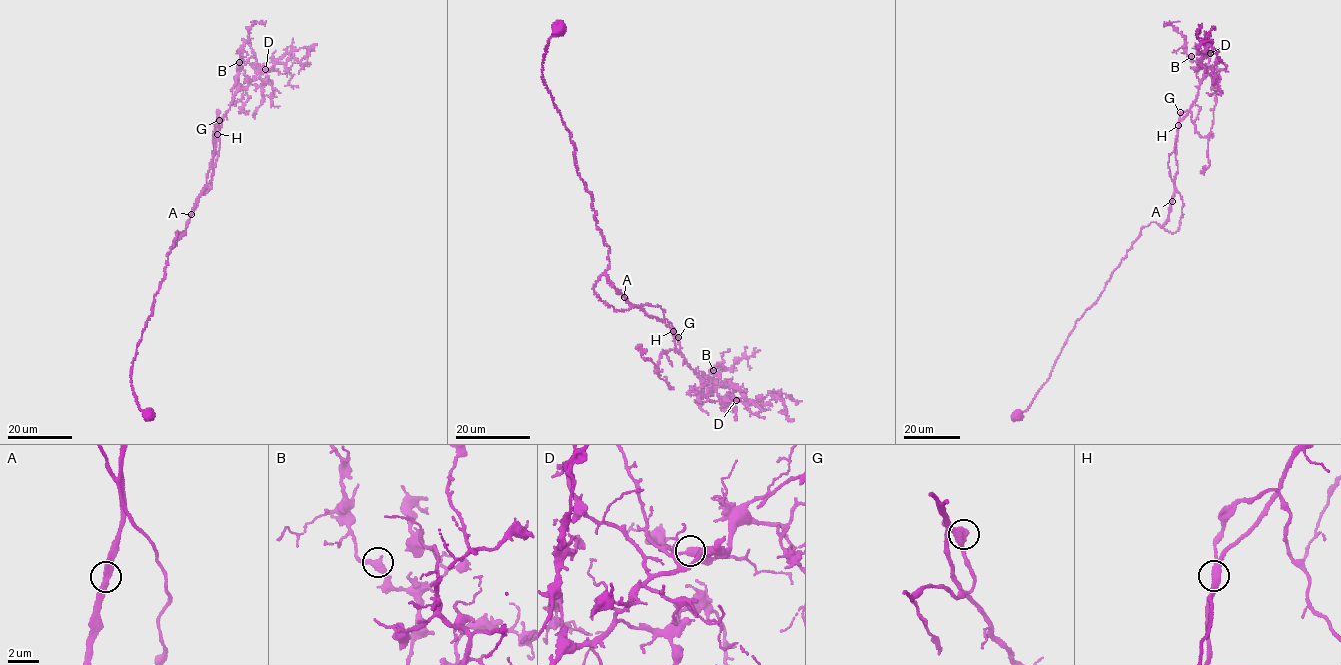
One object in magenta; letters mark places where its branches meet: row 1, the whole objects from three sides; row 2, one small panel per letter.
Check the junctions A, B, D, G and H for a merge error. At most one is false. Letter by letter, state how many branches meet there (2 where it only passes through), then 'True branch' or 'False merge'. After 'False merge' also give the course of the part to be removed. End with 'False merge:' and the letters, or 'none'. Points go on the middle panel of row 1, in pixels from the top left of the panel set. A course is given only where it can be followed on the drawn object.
A: Branches: 2. True branch
B: Branches: 2. True branch
D: Branches: 2. True branch
G: Branches: 2. True branch
H: Branches: 2. True branch
False merge: none

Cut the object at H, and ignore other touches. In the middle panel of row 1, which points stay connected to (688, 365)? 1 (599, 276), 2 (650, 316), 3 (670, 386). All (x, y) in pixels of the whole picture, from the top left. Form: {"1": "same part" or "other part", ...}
{"1": "other part", "2": "same part", "3": "other part"}

